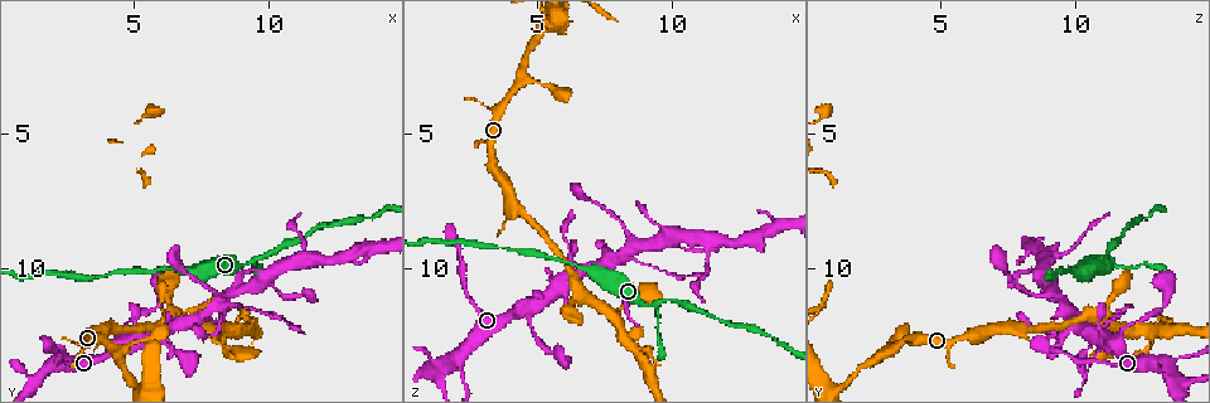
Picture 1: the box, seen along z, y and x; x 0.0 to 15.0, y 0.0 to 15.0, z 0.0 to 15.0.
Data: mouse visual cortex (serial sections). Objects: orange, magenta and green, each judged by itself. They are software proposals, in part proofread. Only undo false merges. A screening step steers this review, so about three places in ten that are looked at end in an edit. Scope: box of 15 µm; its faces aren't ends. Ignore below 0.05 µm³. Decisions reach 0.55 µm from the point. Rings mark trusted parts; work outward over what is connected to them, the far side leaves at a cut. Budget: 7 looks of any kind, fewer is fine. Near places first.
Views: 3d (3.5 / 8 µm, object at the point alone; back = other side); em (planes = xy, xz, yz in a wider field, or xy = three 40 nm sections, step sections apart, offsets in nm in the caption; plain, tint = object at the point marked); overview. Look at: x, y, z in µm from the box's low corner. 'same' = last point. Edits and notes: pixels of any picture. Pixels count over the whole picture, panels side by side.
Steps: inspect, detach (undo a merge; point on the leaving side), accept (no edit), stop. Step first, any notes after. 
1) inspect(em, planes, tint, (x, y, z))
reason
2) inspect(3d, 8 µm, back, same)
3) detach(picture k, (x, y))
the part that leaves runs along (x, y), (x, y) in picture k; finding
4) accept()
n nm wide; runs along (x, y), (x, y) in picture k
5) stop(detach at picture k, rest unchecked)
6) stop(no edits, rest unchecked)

inspect(3d, 8 µm, (9.4, 9.8, 11.4))
thin arm on a thick one

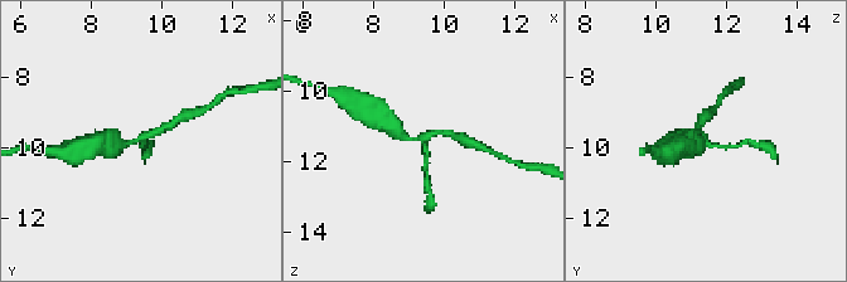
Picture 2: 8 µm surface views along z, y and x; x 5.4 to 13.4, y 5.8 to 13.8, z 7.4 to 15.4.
inspect(3d, 3.5 µm, (9.3, 9.7, 11.3))
zoom in

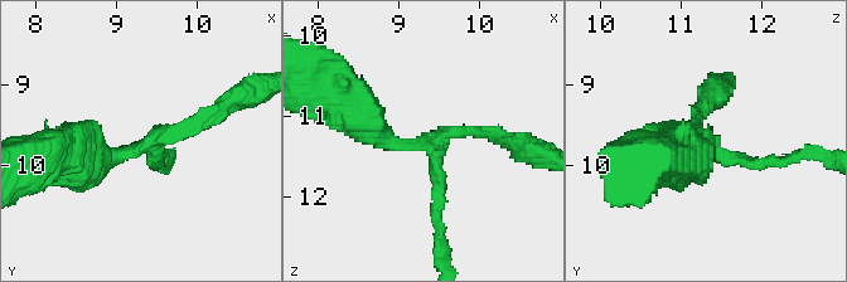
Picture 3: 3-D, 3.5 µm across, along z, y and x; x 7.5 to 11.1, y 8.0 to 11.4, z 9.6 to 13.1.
inspect(em, xy, step 1, tint, (9.35, 9.75, 11.30))
3 arms; arms of 150, 150, 500 nm

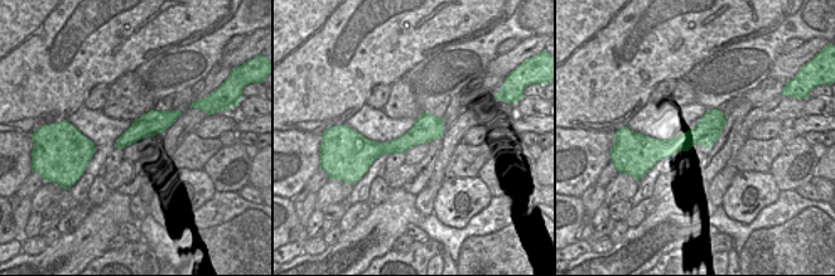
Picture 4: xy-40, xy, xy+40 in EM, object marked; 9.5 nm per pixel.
detach(picture 3, (760, 164))
the part that leaves runs along (719, 154), (744, 161), (828, 157) in picture 3; two cells meet here

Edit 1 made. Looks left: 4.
inspect(overview)
redraw

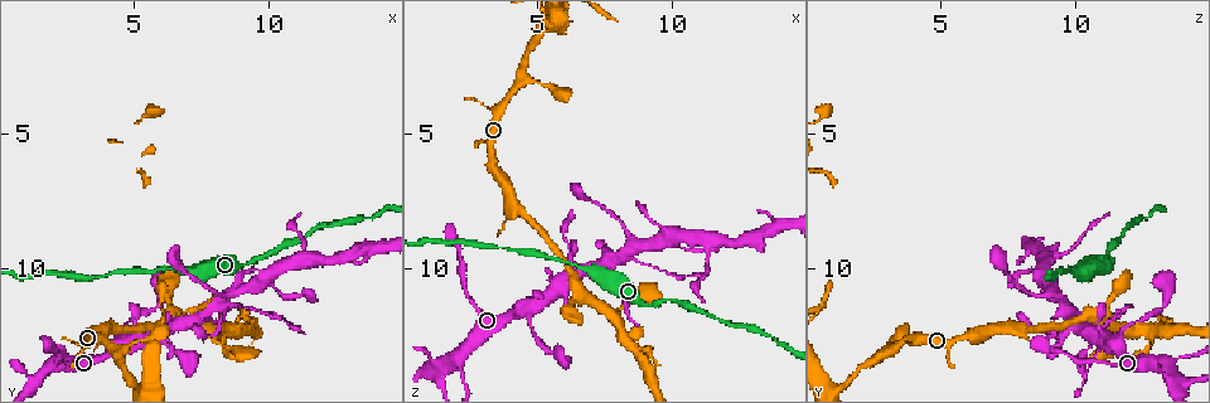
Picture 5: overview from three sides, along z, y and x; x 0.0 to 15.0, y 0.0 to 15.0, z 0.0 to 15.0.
inspect(3d, 3.5 µm, (8.4, 12.2, 13.0))
a narrow waist

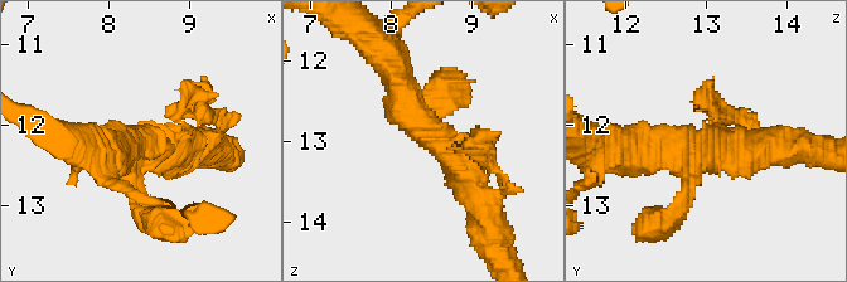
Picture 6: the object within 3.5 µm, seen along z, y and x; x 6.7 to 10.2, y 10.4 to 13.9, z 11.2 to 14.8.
inspect(em, planes, tint, (8.50, 12.25, 12.90))
shape alone is not enough

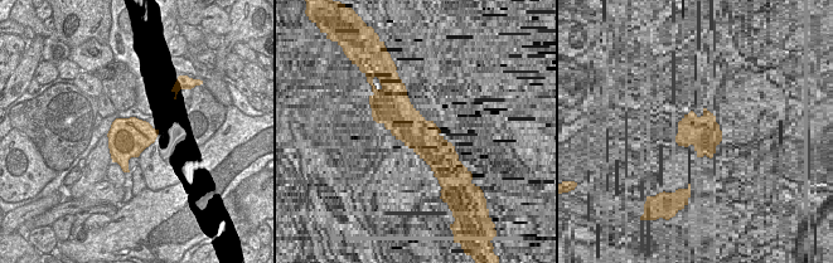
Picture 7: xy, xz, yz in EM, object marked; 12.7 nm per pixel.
detach(picture 6, (485, 132))
the part that leaves runs along (178, 122), (197, 96), (216, 96) in picture 6; a second cell is stuck on

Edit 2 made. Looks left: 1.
inspect(3d, 3.5 µm, (8.5, 10.8, 9.2))
three-way junction

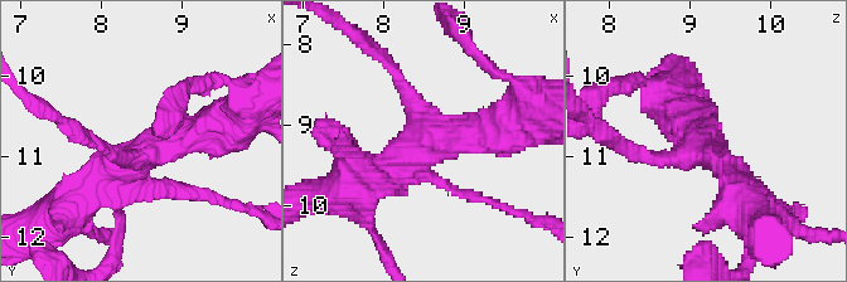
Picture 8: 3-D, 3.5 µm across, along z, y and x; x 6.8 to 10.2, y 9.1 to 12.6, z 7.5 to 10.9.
accept()
runs along (85, 193), (126, 157), (227, 124) in picture 8; all the same cell

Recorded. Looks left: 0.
stop(detach at picture 3, detach at picture 6, rest unchecked)

